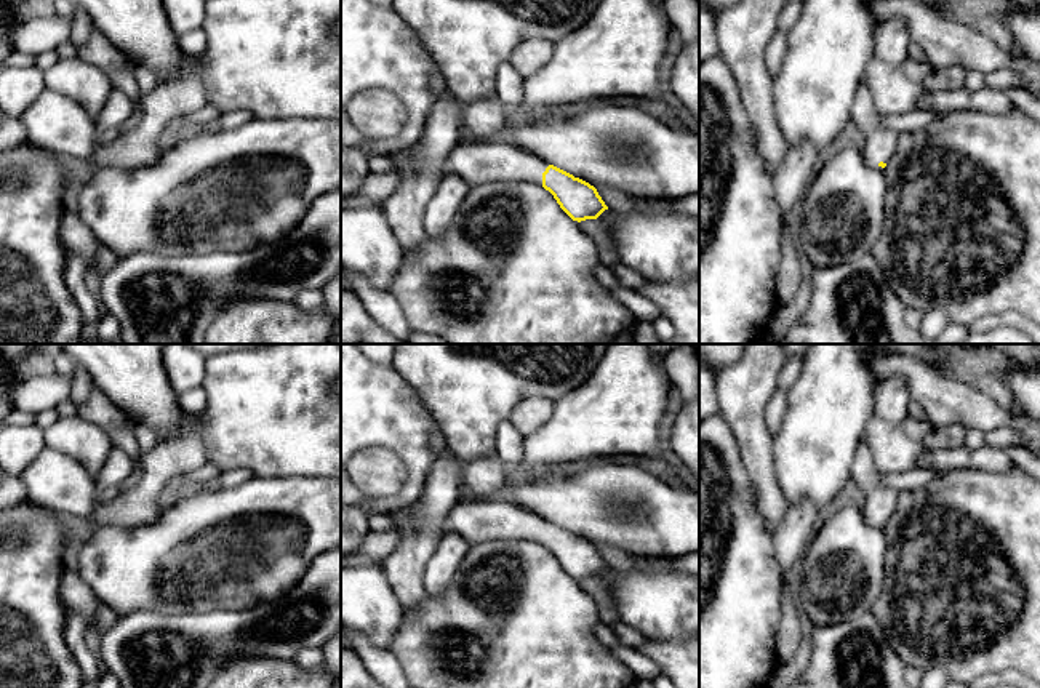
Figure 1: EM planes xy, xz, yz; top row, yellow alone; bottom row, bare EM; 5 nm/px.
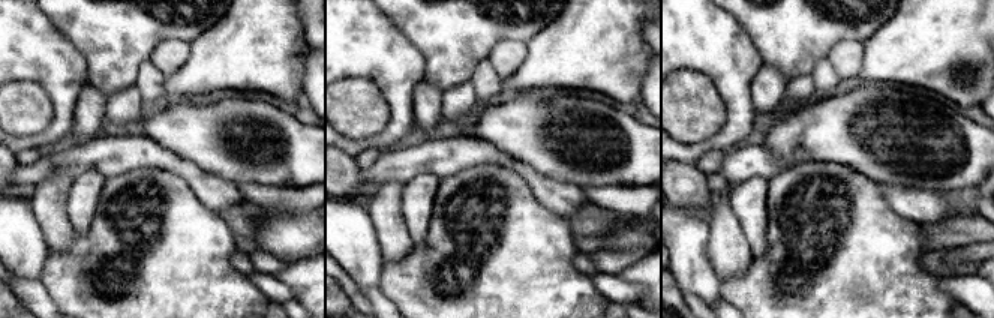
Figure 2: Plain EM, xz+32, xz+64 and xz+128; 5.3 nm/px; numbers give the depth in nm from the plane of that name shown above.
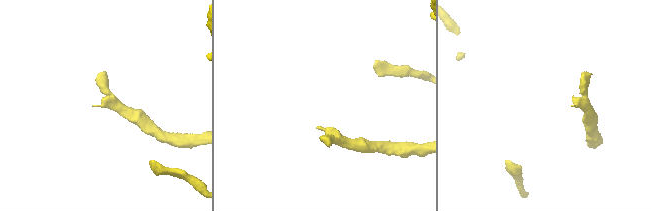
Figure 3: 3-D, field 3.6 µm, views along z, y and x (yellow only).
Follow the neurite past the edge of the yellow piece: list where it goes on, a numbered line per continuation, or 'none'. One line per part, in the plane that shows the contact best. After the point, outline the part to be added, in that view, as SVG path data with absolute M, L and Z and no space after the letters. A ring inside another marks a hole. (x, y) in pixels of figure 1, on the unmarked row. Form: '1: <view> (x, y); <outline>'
1: xz (496, 519); M507 496L458 502L442 520L442 536L459 534L474 546L488 541L530 541L542 544L547 520L522 509Z

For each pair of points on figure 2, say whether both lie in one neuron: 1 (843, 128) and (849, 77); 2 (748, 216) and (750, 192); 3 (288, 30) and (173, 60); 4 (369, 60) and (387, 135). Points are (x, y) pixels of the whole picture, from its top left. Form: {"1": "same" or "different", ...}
{"1": "different", "2": "same", "3": "different", "4": "same"}

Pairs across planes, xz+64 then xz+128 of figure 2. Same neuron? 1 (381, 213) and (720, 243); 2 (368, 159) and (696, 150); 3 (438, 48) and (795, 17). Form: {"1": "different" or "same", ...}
{"1": "same", "2": "different", "3": "same"}

